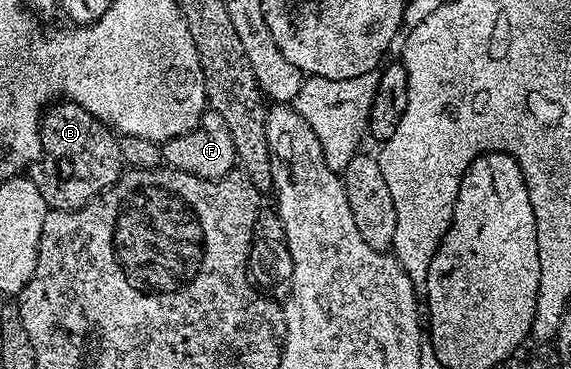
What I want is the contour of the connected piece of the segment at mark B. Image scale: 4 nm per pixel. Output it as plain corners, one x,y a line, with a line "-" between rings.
64,100
59,104
53,105
51,109
45,113
44,117
40,120
40,145
42,147
43,153
46,155
46,158
49,158
50,161
56,162
56,171
52,174
52,179
48,182
48,190
43,191
44,199
48,202
49,207
53,210
77,210
82,208
89,202
91,198
96,198
103,190
108,190
119,180
122,171
125,169
124,157
120,151
120,138
117,137
115,133
109,127
105,126
104,123
99,122
98,119
90,116
88,112
81,106
74,104
73,102

